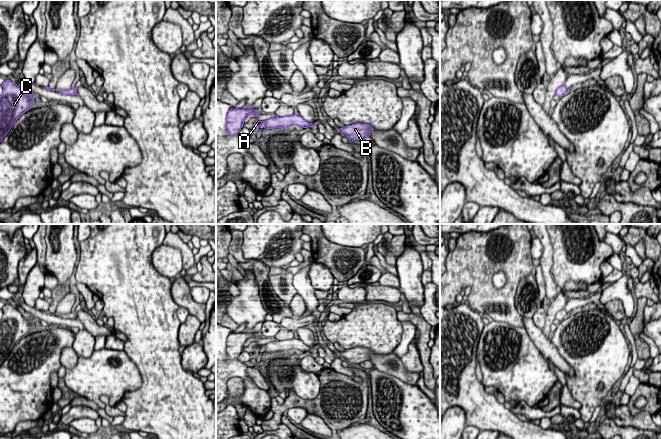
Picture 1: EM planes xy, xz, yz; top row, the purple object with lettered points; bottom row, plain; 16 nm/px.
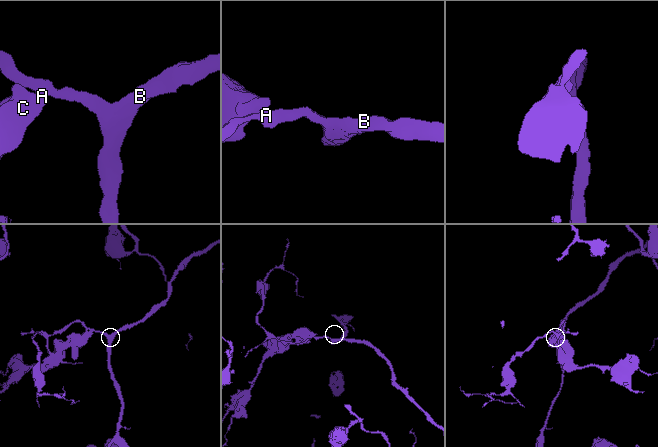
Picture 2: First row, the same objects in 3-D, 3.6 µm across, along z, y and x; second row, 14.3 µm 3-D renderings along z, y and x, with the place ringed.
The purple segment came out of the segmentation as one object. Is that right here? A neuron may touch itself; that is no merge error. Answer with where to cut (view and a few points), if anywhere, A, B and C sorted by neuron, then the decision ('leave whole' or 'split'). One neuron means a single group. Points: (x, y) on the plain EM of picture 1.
no cut | A B C | leave whole

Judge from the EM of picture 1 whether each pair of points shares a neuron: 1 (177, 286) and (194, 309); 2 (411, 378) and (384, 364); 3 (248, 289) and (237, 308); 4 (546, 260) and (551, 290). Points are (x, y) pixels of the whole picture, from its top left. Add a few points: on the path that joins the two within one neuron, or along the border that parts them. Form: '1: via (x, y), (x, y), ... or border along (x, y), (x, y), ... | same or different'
1: via (180, 292), (188, 303) | same
2: via (404, 376), (391, 365) | same
3: via (248, 294), (248, 297), (242, 303) | same
4: via (546, 267), (549, 283) | same

